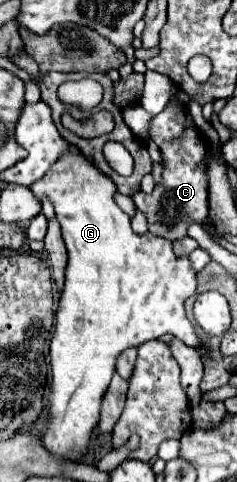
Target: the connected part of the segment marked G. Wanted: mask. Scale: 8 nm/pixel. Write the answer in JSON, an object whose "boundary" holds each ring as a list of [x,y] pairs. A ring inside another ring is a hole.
{"boundary":[[[71,148],[63,154],[51,170],[31,184],[31,192],[37,200],[47,196],[53,206],[57,220],[63,230],[63,240],[67,246],[67,270],[65,270],[65,286],[59,298],[57,308],[57,324],[49,344],[49,360],[51,360],[51,394],[47,408],[47,430],[43,432],[45,450],[59,460],[79,462],[81,456],[89,448],[89,438],[101,416],[101,396],[105,396],[105,388],[109,388],[109,380],[113,378],[117,356],[127,348],[141,346],[149,340],[157,340],[163,334],[175,334],[187,346],[201,350],[207,344],[199,338],[193,324],[185,316],[185,300],[195,294],[197,288],[197,270],[193,268],[189,256],[177,258],[173,252],[171,240],[163,236],[135,234],[129,224],[129,216],[115,204],[115,184],[103,172],[99,172],[93,162],[85,160],[77,148]]]}

